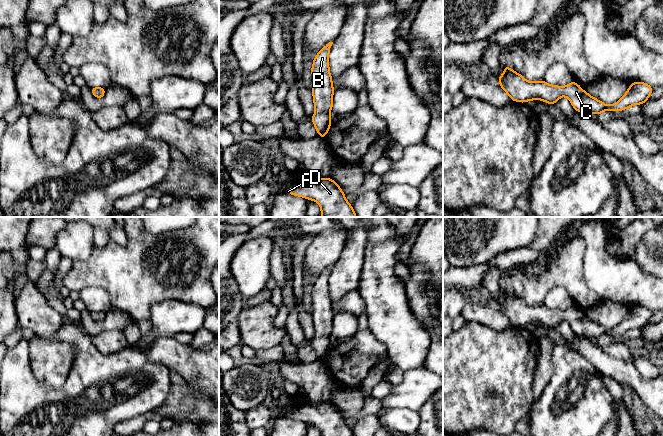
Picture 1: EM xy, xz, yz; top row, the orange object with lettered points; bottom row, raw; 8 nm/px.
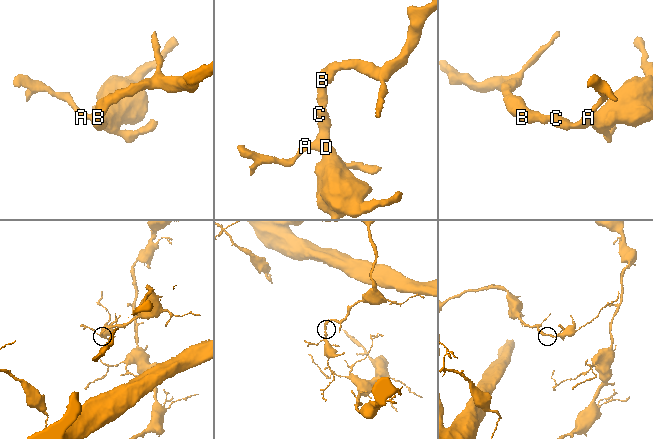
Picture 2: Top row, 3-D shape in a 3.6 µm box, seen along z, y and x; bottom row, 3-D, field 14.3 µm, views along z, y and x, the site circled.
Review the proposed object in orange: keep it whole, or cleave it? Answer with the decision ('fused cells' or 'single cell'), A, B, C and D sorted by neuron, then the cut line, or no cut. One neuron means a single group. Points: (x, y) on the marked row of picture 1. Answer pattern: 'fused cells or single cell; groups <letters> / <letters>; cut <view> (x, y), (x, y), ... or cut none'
single cell; groups A B C D; cut none

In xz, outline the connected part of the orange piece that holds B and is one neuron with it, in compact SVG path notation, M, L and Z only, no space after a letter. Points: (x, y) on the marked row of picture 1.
M333 42L326 44L316 55L311 68L315 113L311 117L318 136L325 139L331 126L330 111L333 107L333 82L329 70L329 51Z

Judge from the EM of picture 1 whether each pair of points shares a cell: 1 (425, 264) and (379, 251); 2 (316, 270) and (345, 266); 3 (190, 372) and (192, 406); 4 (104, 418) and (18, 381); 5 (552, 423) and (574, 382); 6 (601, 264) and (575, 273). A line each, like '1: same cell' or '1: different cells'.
1: different cells
2: different cells
3: different cells
4: same cell
5: same cell
6: different cells

